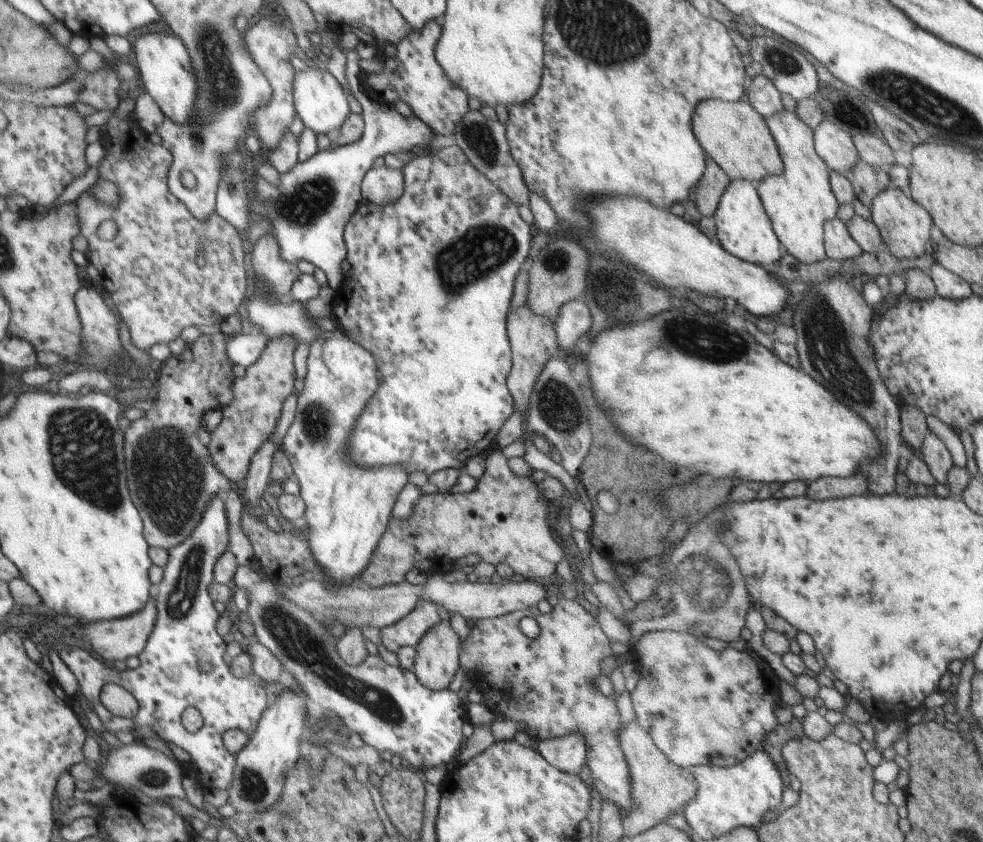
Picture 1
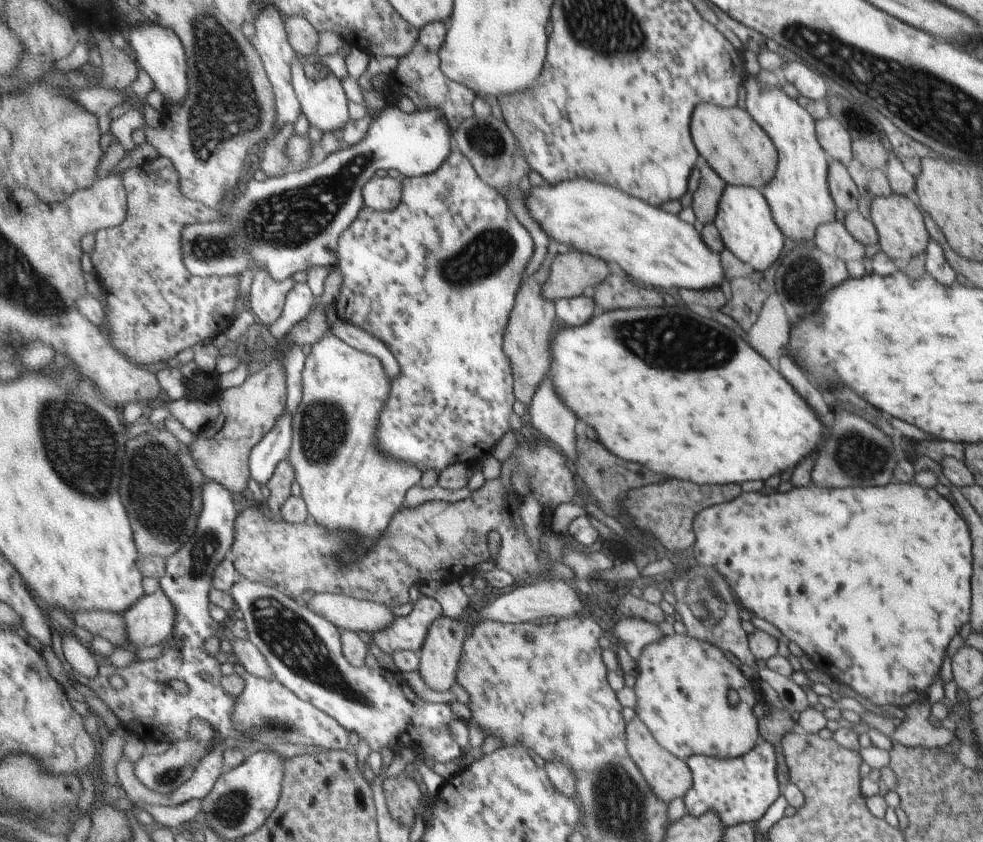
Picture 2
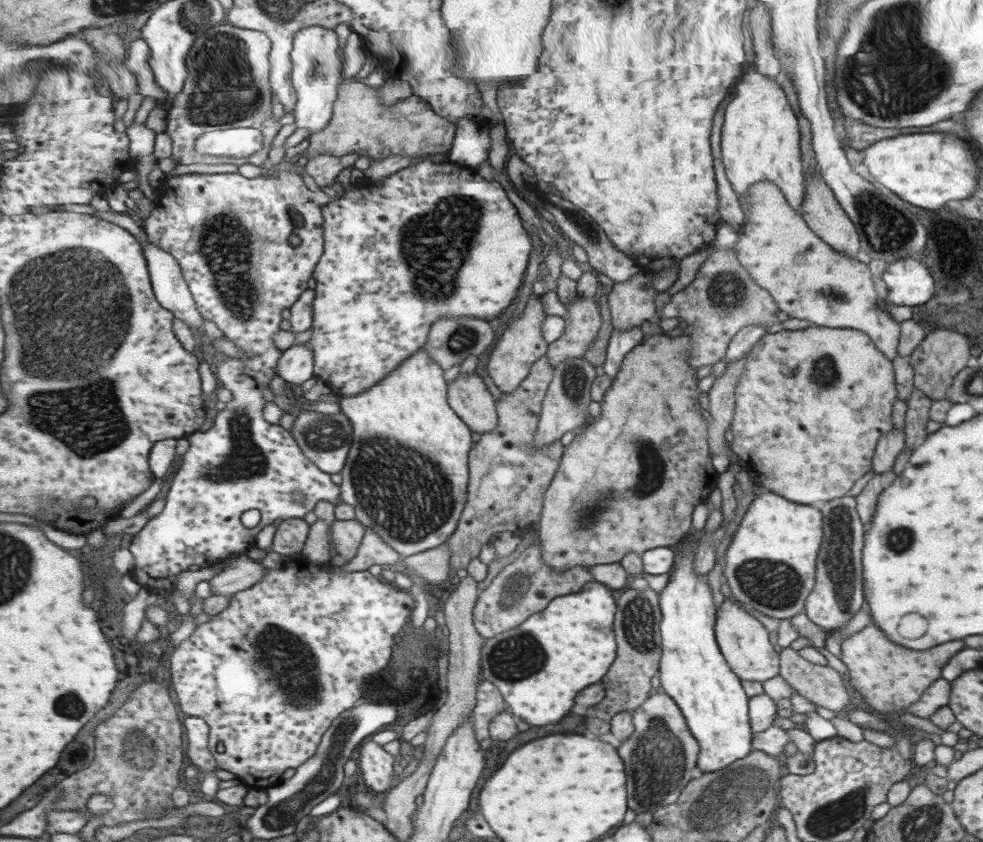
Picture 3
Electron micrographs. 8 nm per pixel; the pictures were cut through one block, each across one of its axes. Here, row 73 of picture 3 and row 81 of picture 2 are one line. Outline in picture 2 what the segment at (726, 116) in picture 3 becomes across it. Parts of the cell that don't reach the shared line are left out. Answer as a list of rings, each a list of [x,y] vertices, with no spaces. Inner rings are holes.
[[[746,74],[745,83],[742,88],[745,92],[745,111],[749,112],[752,120],[757,125],[761,124],[760,128],[765,128],[765,132],[769,132],[769,136],[773,136],[773,143],[777,144],[777,151],[781,152],[781,164],[777,164],[777,180],[772,180],[763,188],[765,192],[765,199],[769,200],[769,207],[773,208],[773,219],[777,220],[777,224],[781,224],[781,228],[785,228],[785,238],[792,240],[802,240],[806,244],[813,239],[817,226],[824,223],[831,223],[833,221],[833,214],[835,214],[835,206],[833,206],[832,199],[829,198],[827,192],[827,164],[823,158],[823,148],[817,140],[815,140],[815,132],[813,132],[812,116],[807,113],[797,102],[789,100],[783,94],[781,88],[769,89],[763,87],[757,81],[756,75]]]

